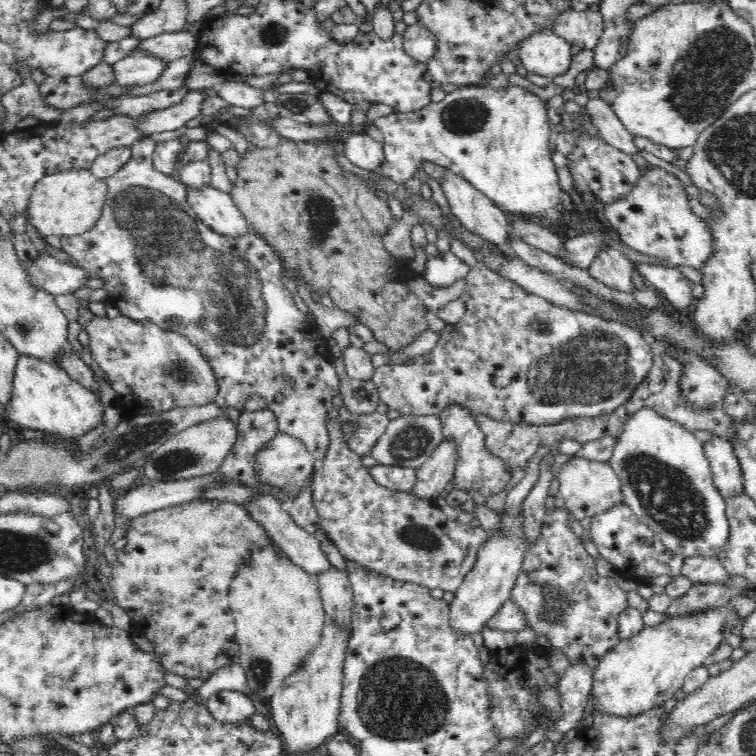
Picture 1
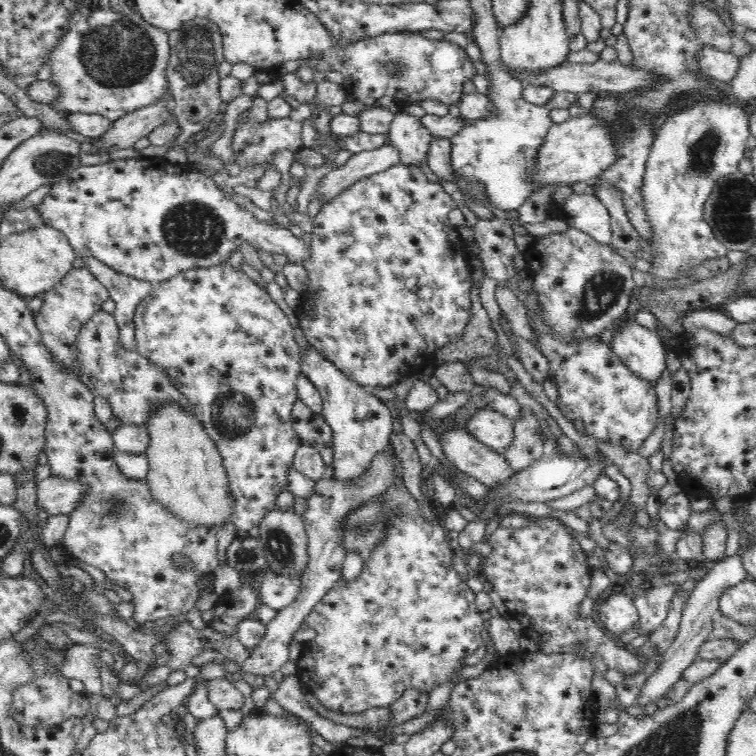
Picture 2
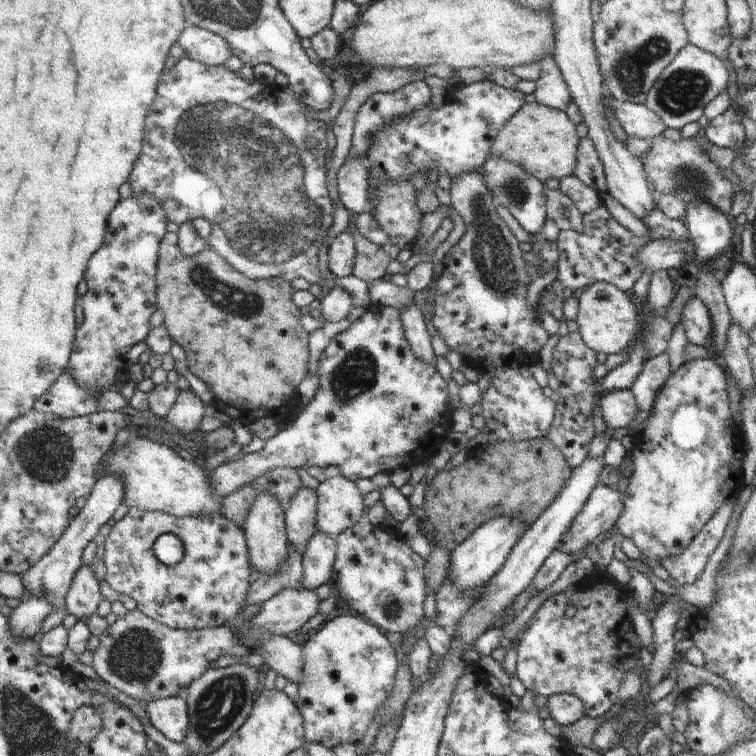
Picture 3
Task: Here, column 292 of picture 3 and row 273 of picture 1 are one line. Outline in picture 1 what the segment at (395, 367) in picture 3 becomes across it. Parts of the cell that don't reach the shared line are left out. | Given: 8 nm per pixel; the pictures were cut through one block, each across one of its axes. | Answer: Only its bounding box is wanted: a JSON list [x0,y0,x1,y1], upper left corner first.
[422,252,470,288]

